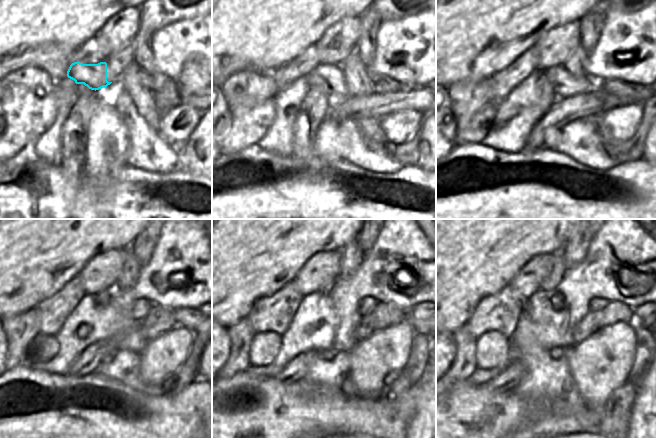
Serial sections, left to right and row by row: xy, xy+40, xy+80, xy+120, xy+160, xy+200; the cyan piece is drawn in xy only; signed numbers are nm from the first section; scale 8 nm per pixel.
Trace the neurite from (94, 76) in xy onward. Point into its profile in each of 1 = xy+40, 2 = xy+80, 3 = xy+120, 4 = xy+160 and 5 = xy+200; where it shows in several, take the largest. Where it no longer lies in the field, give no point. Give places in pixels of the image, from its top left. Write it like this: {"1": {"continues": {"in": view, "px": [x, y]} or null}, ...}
{"1": {"continues": {"in": "xy+40", "px": [330, 75]}}, "2": {"continues": {"in": "xy+80", "px": [563, 84]}}, "3": {"continues": {"in": "xy+120", "px": [141, 307]}}, "4": {"continues": {"in": "xy+160", "px": [367, 305]}}, "5": {"continues": {"in": "xy+200", "px": [595, 304]}}}

